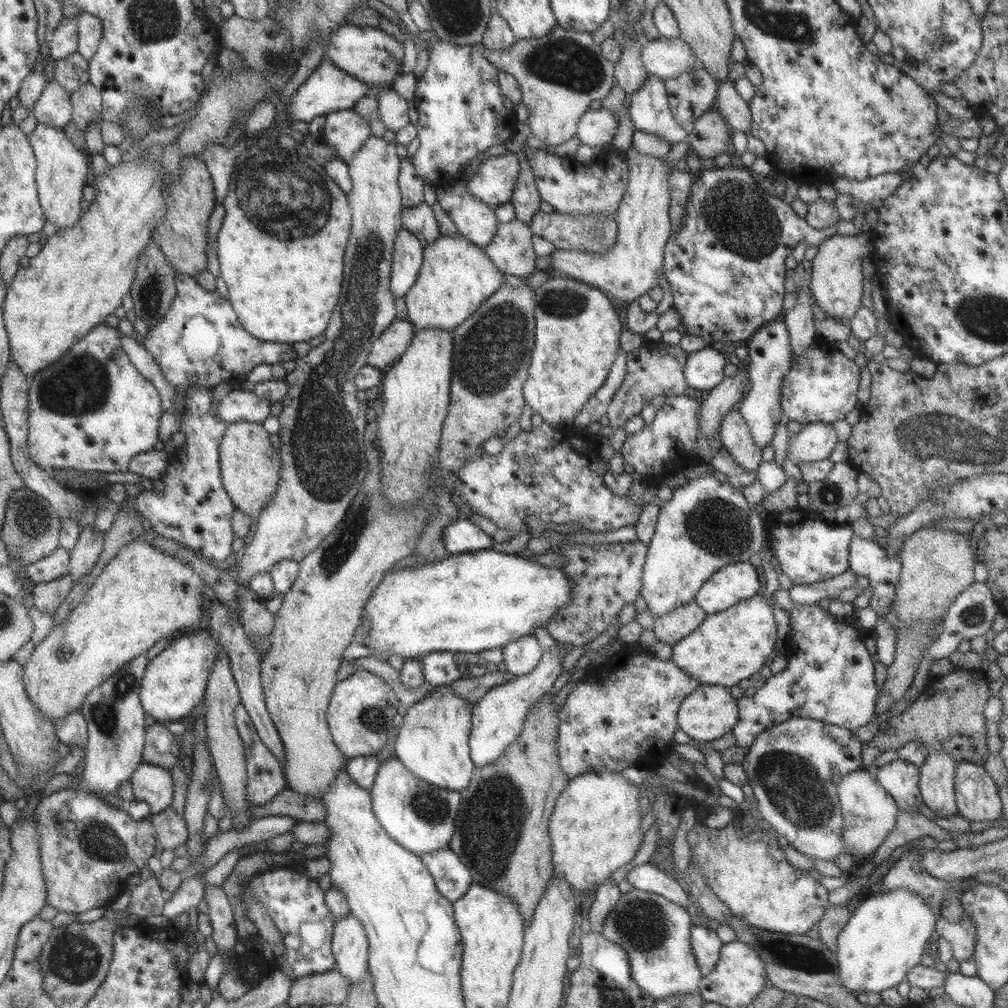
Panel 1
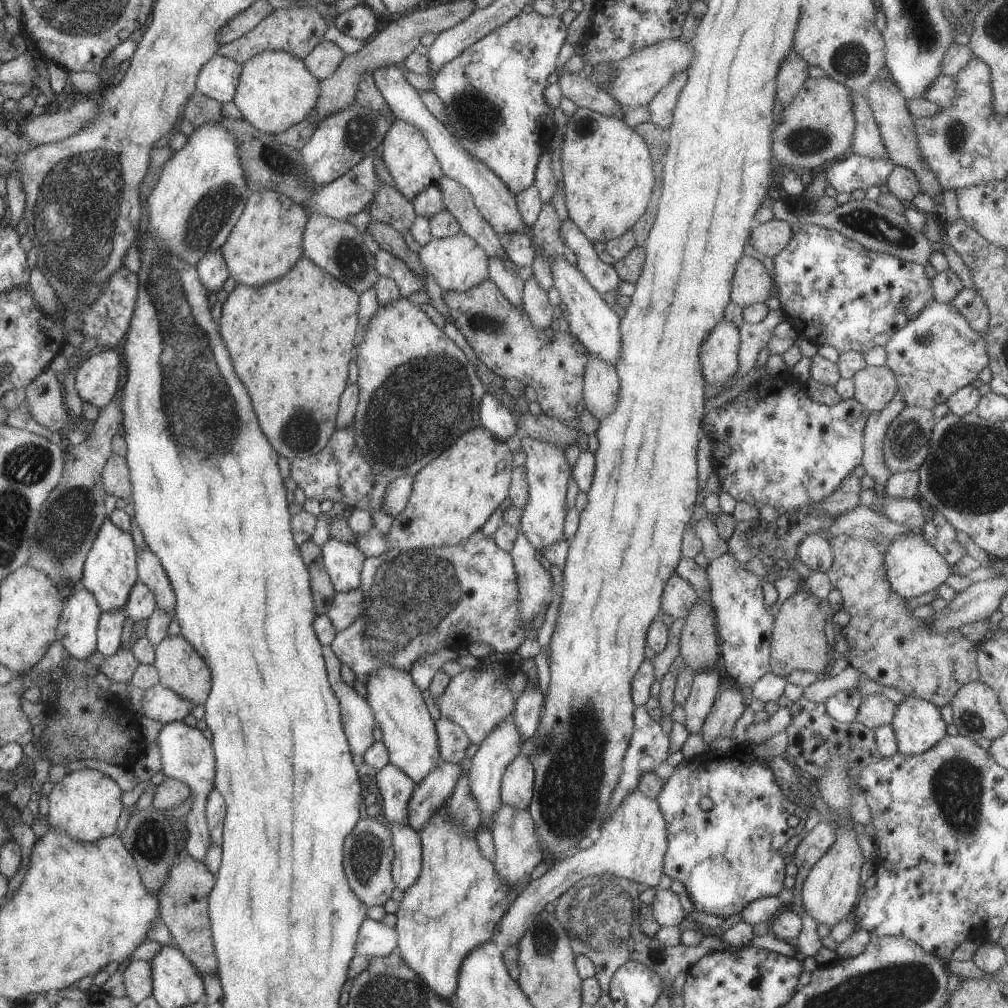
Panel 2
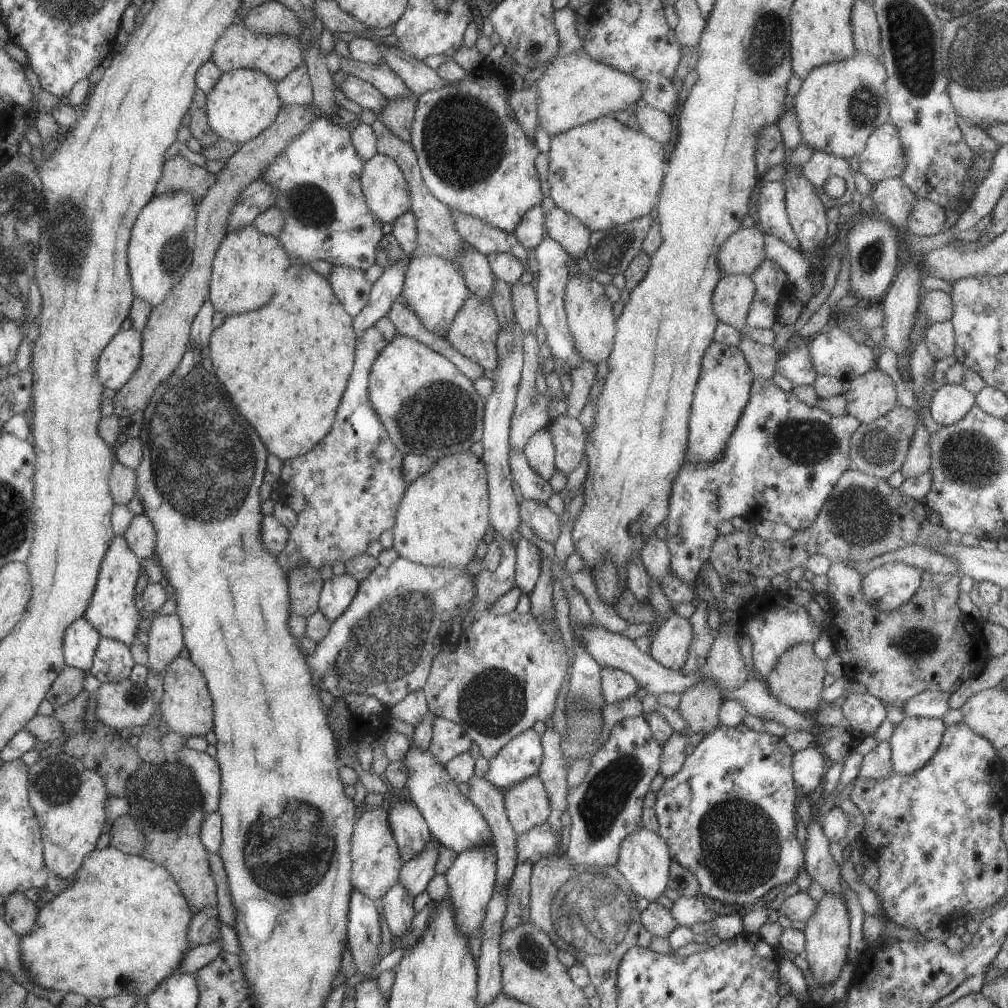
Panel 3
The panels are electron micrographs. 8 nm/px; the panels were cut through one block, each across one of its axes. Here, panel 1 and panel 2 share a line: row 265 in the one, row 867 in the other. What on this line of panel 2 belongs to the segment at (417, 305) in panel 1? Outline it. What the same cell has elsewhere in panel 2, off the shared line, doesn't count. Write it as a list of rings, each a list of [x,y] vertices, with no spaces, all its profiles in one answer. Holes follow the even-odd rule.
[[[446,806],[442,807],[437,813],[433,813],[431,819],[428,819],[427,825],[423,828],[423,831],[419,833],[420,846],[422,849],[422,868],[419,877],[414,884],[411,884],[408,890],[404,891],[403,899],[399,902],[399,909],[394,914],[395,917],[397,917],[396,926],[394,927],[396,930],[396,948],[401,961],[417,976],[417,978],[419,978],[424,986],[427,986],[427,989],[431,993],[434,993],[443,1001],[452,1002],[457,987],[458,970],[464,962],[464,959],[475,950],[475,948],[490,941],[495,926],[497,926],[499,920],[501,920],[507,908],[511,905],[511,902],[522,892],[523,888],[507,889],[507,886],[496,876],[492,863],[479,854],[474,839],[475,833],[476,831],[467,833],[458,823],[451,821],[446,814]]]

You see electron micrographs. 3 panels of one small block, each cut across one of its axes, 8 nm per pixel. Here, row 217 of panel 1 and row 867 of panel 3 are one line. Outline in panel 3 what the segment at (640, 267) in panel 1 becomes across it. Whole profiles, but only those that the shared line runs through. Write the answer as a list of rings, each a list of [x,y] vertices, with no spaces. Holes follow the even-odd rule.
[[[641,827],[639,830],[627,834],[619,842],[618,857],[614,867],[628,882],[635,896],[641,896],[650,903],[664,894],[671,863],[669,848],[667,848],[665,840],[657,832],[651,832],[651,830]]]

